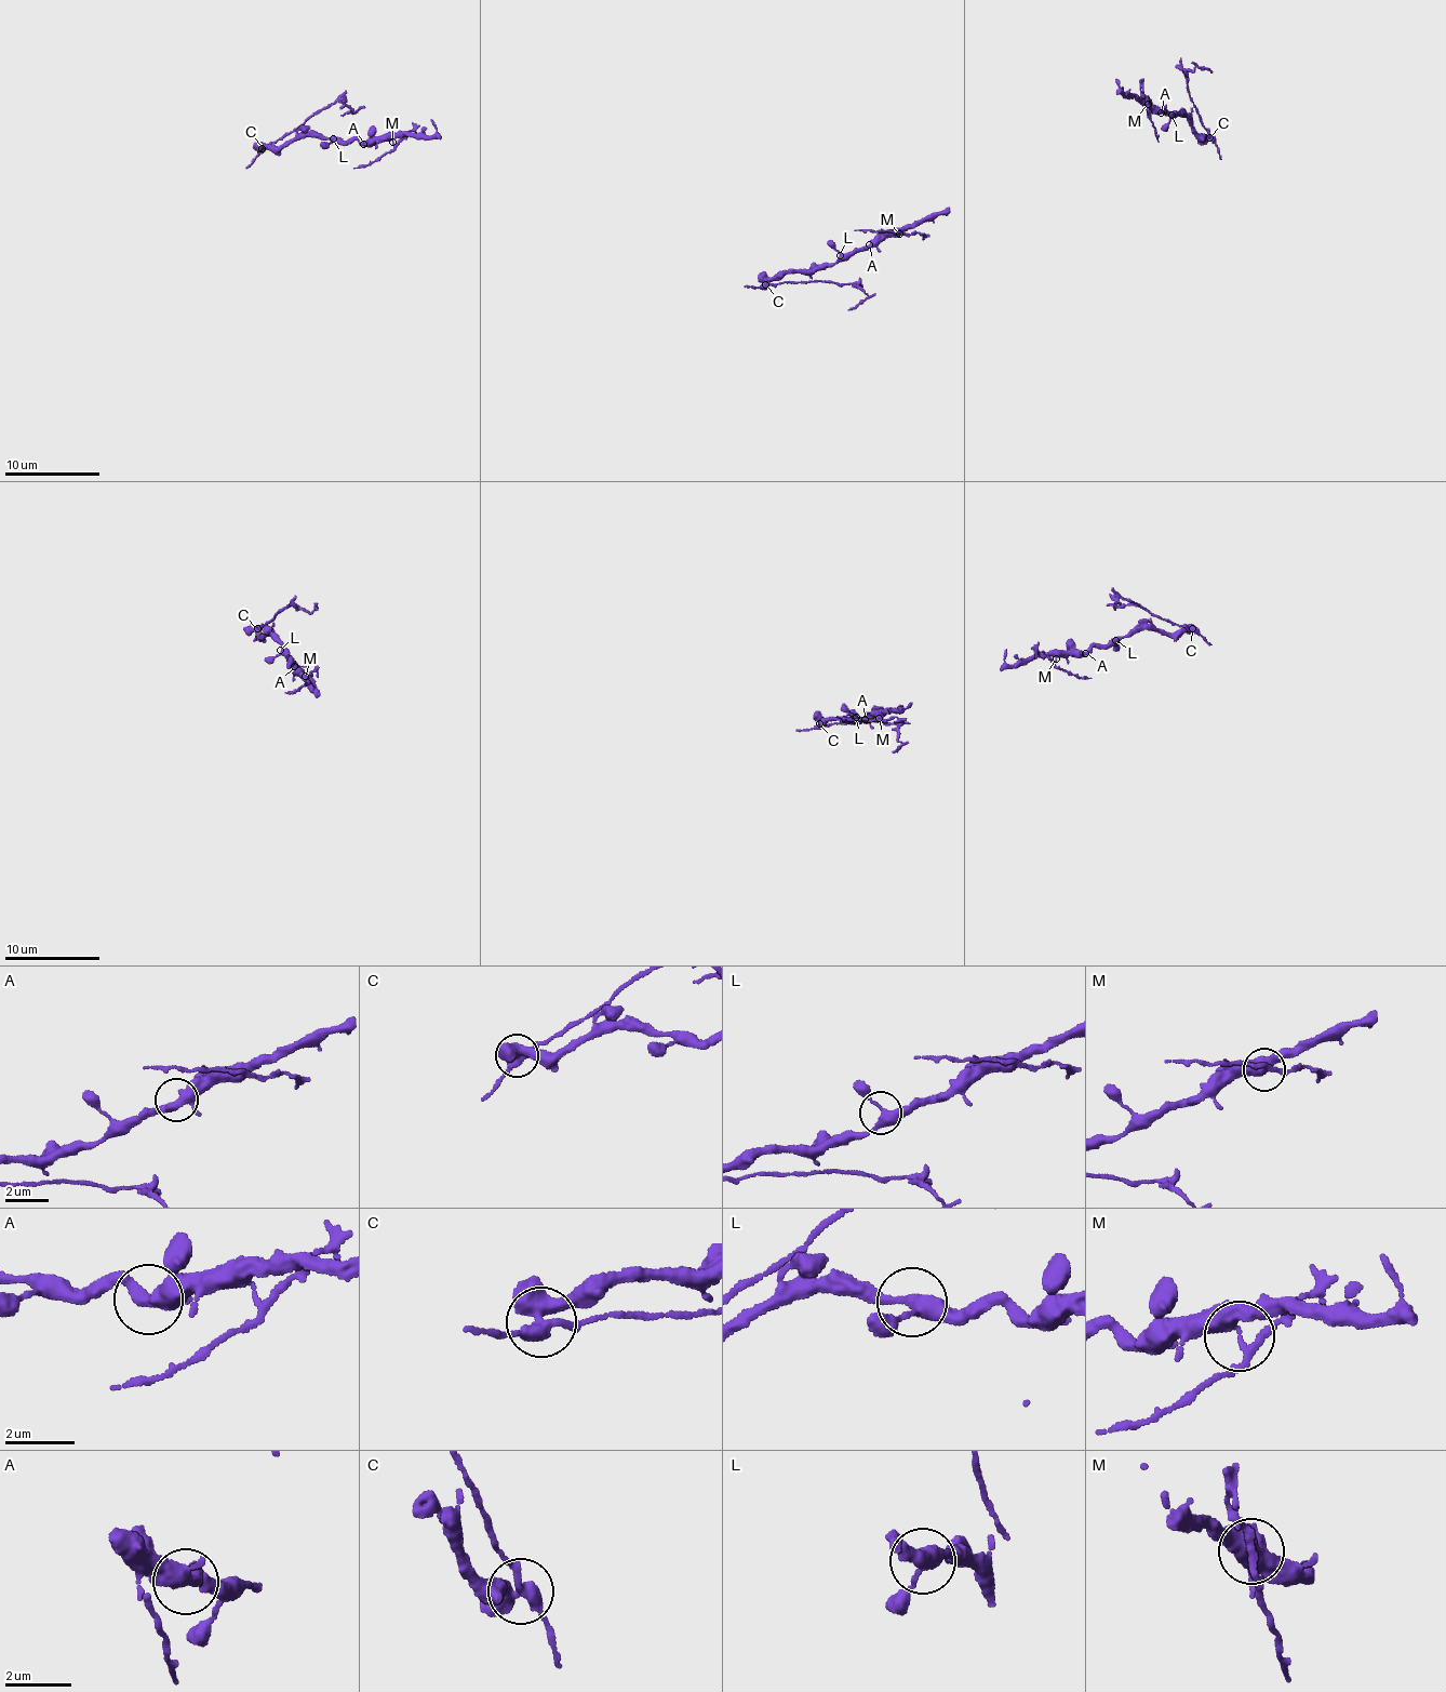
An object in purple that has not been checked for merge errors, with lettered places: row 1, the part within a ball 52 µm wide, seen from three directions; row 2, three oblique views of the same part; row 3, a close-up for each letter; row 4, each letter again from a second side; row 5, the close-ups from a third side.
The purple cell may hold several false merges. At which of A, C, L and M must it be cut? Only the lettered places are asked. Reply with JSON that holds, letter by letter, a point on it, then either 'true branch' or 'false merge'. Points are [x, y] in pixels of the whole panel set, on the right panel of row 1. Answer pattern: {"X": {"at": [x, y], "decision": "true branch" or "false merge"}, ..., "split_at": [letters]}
{"A": {"at": [1161, 112], "decision": "true branch"}, "C": {"at": [1209, 137], "decision": "false merge"}, "L": {"at": [1172, 115], "decision": "true branch"}, "M": {"at": [1148, 104], "decision": "false merge"}, "split_at": ["C", "M"]}

